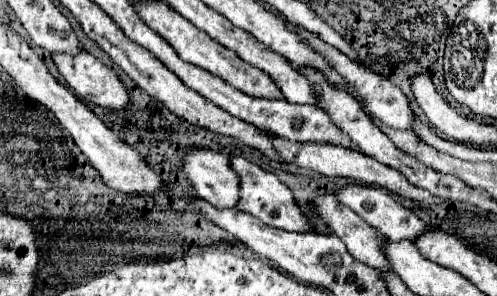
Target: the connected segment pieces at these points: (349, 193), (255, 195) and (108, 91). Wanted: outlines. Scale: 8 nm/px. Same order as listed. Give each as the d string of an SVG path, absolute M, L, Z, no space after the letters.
M350 184L350 186L342 186L336 192L336 198L348 206L350 210L354 210L364 222L368 222L370 226L378 228L388 240L392 242L400 242L400 240L410 240L416 242L416 238L426 232L426 230L434 230L432 226L424 224L412 210L404 208L400 202L396 202L388 190L384 188L372 188L372 186L360 186L360 184Z
M232 156L230 164L240 176L240 194L242 194L240 208L244 208L244 212L248 212L248 214L256 216L258 220L262 220L264 224L280 228L280 230L288 230L288 232L316 232L316 226L304 216L304 212L296 204L290 188L286 184L282 184L278 180L278 176L274 176L270 172L264 172L260 166L252 164L250 160L246 160L242 156Z
M80 52L78 56L62 56L62 54L56 54L56 56L52 56L52 60L56 62L60 74L66 78L66 82L70 84L70 88L74 90L74 94L80 100L92 102L92 104L98 104L98 106L110 108L110 110L126 110L130 106L130 90L114 74L114 70L110 70L108 66L104 66L92 54L88 54L88 52Z

